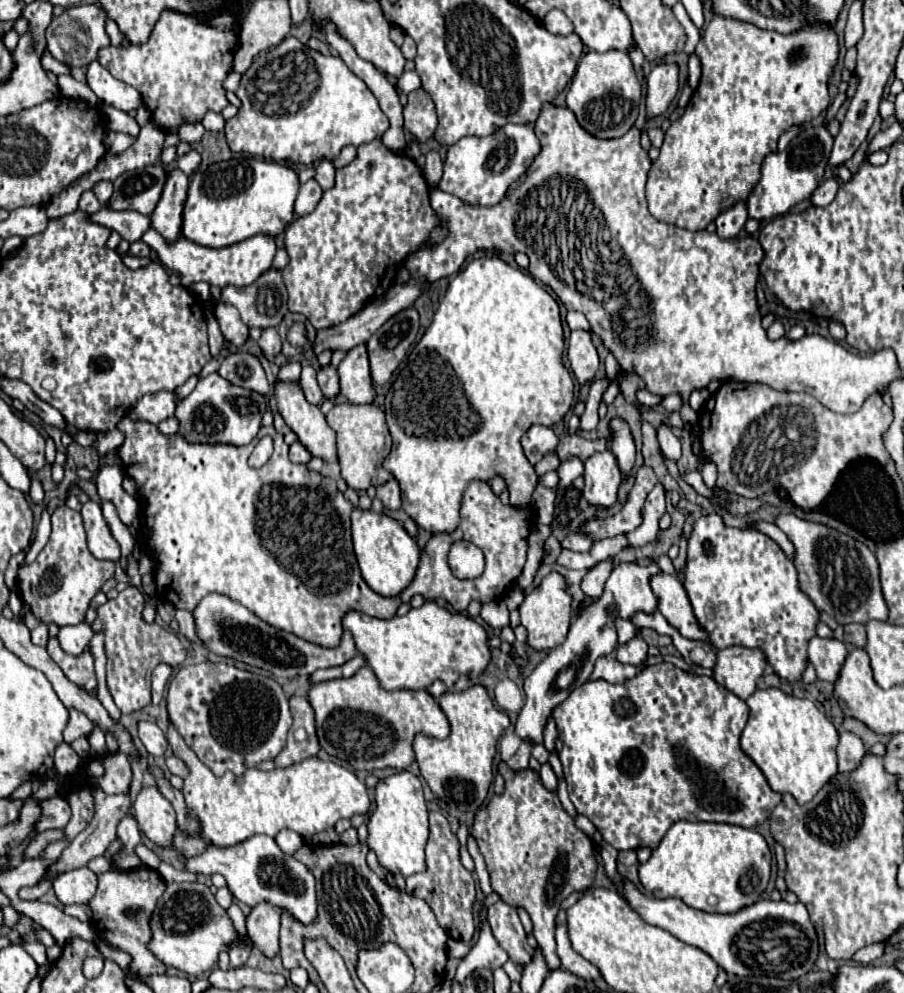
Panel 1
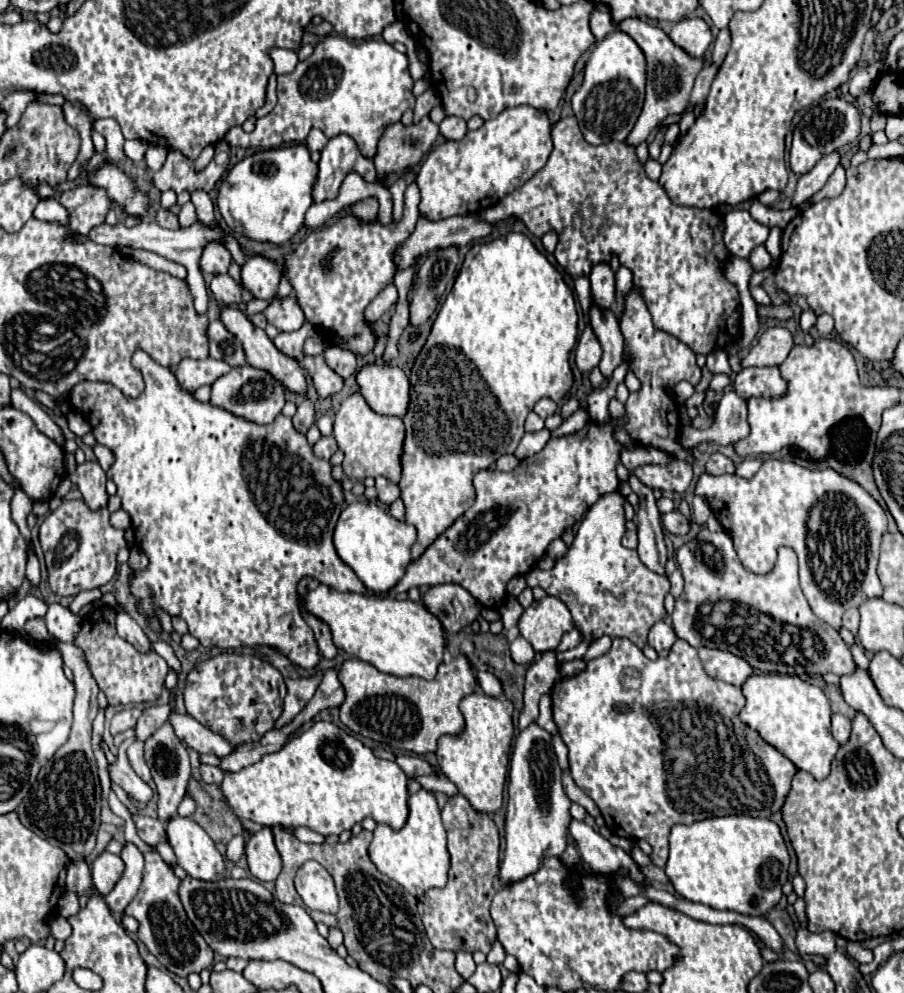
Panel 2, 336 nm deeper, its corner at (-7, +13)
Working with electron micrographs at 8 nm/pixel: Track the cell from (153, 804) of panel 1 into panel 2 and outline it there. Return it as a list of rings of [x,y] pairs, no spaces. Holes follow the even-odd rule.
[[[176,816],[172,824],[166,824],[166,832],[170,846],[178,856],[178,866],[182,866],[190,878],[204,882],[228,878],[224,856],[216,850],[214,840],[192,818]]]

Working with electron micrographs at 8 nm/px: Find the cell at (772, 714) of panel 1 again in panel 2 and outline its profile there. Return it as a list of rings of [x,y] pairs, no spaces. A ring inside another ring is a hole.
[[[752,674],[742,692],[746,706],[740,712],[740,720],[784,754],[798,770],[810,772],[816,780],[824,780],[830,774],[830,764],[840,748],[830,734],[830,704],[818,686],[812,686],[798,676],[790,674]]]

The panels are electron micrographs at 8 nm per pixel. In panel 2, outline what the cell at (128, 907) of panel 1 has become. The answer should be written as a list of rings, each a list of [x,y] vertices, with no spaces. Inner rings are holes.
[[[148,852],[144,854],[144,878],[140,884],[140,890],[136,898],[128,904],[126,914],[134,916],[140,924],[138,928],[138,938],[146,944],[146,948],[158,958],[158,962],[172,974],[176,976],[188,976],[192,972],[202,972],[204,968],[214,964],[214,952],[206,944],[206,940],[200,936],[200,932],[194,928],[194,924],[188,920],[178,888],[180,880],[176,878],[174,870],[164,864],[160,854]]]

